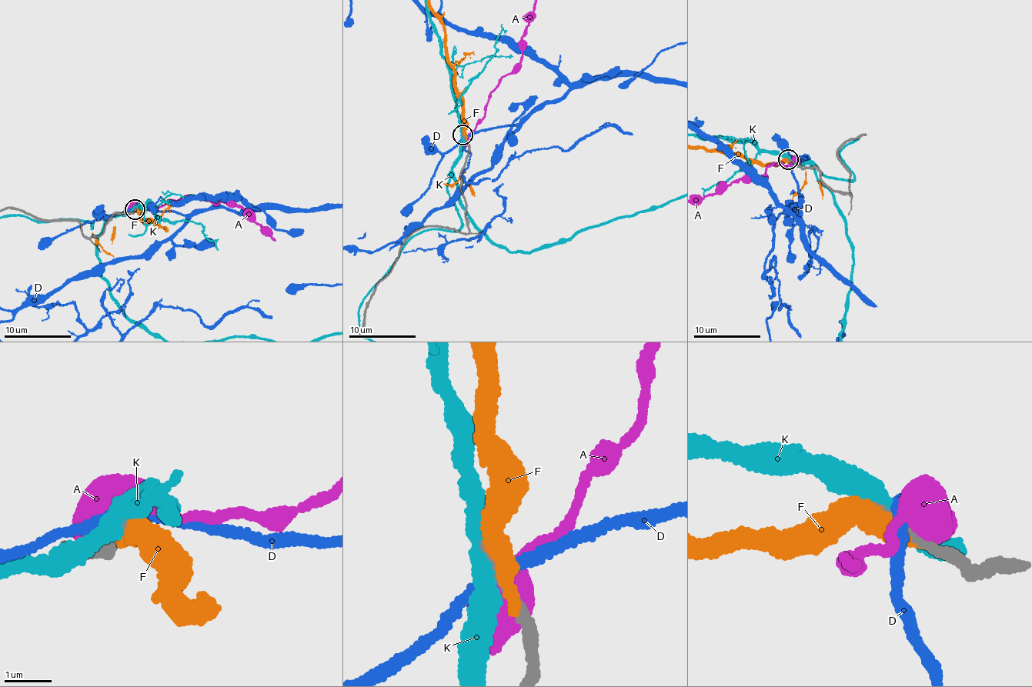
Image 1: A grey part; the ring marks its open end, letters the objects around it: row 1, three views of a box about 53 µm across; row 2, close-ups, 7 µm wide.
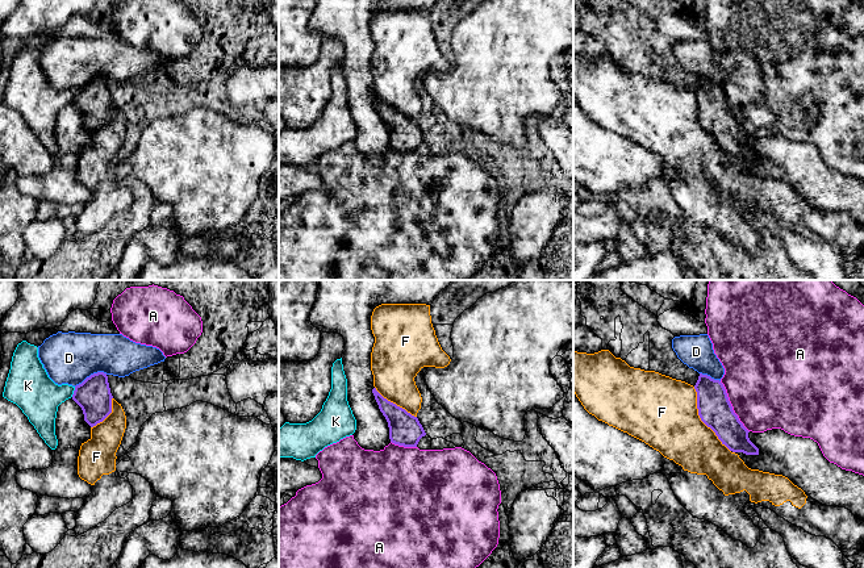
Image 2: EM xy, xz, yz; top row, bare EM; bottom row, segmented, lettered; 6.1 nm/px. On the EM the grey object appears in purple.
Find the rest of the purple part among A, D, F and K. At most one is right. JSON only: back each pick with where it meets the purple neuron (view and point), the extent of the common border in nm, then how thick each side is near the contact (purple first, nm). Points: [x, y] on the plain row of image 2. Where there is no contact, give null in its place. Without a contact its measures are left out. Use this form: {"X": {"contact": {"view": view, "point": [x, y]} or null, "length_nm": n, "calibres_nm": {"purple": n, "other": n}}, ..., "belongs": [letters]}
{"belongs": []}

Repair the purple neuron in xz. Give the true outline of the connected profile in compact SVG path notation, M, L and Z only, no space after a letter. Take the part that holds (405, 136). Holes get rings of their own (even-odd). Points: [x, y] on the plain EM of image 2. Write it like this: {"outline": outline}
{"outline": "M376 93L372 99L388 128L391 147L404 153L417 153L420 145L426 141L418 124L384 104Z"}

